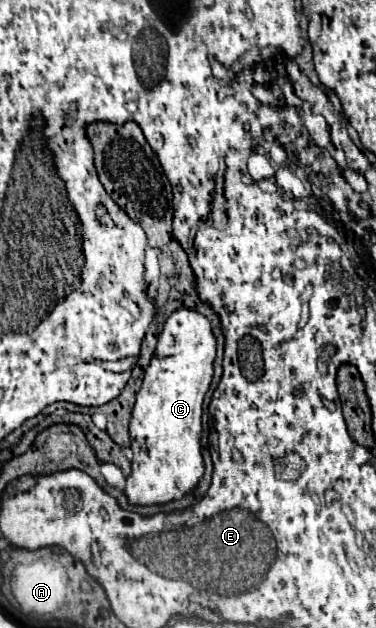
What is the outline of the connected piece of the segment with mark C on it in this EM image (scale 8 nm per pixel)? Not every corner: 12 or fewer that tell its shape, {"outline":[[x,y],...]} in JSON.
{"outline":[[196,309],[158,337],[130,419],[130,505],[202,481],[216,337]]}

